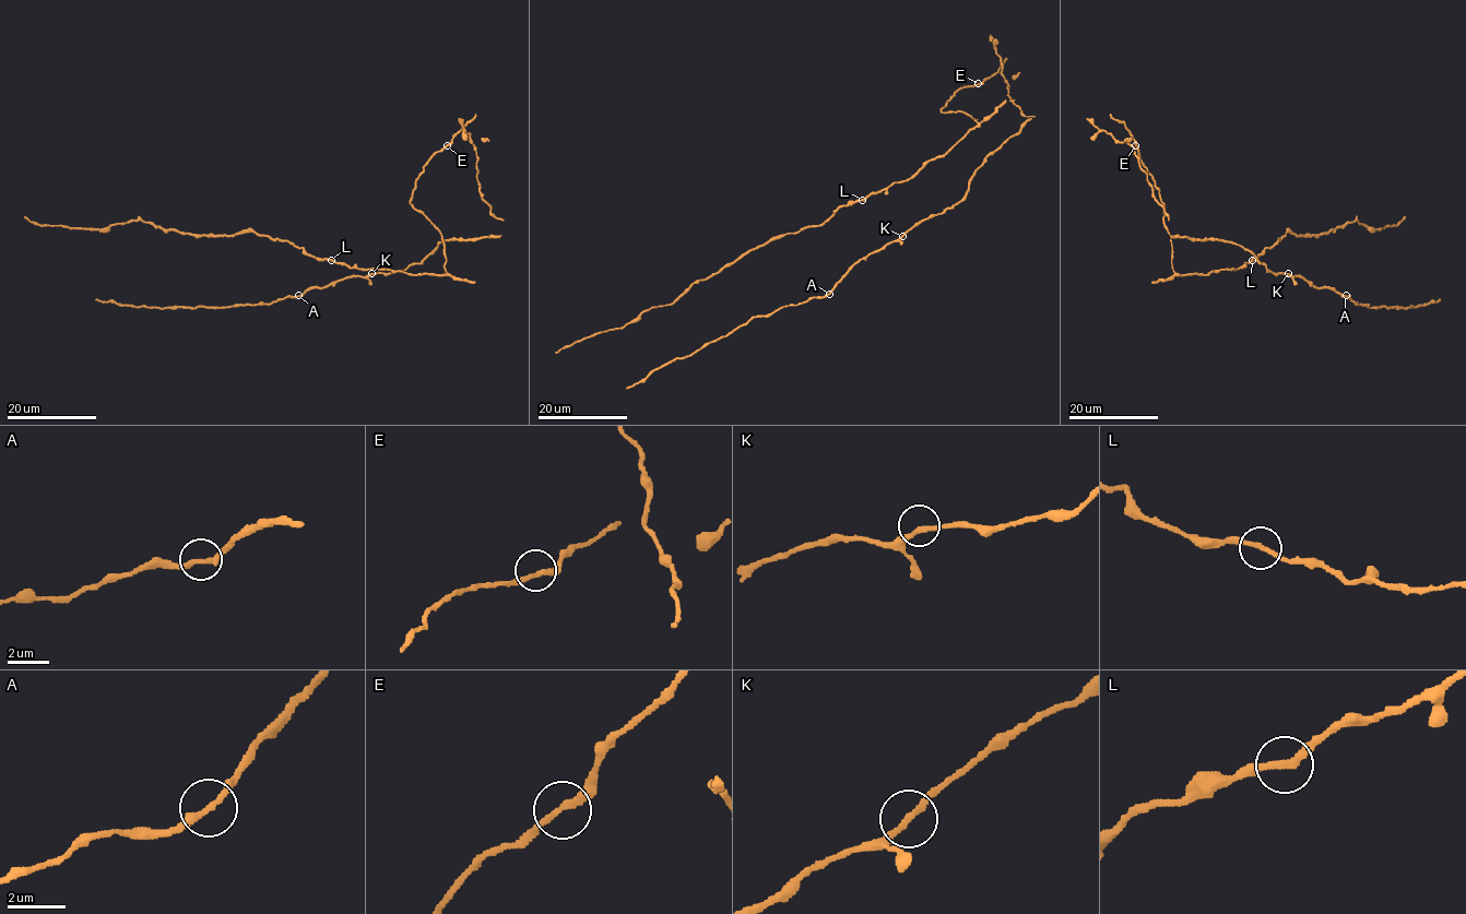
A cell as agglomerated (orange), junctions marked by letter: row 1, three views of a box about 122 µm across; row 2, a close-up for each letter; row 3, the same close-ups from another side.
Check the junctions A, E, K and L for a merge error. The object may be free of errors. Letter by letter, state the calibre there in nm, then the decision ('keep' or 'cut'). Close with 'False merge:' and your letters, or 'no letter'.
A: calibre 240 nm; keep
E: calibre 240 nm; keep
K: calibre 240 nm; keep
L: calibre 240 nm; keep
False merge: no letter

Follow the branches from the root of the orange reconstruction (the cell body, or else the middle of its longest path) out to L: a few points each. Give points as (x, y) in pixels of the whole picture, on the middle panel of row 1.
L: (978, 84), (958, 90), (941, 109), (966, 113), (978, 125), (910, 178), (863, 199)

